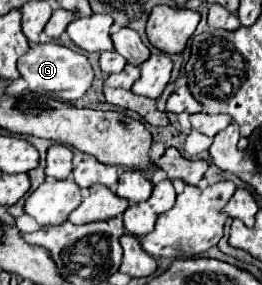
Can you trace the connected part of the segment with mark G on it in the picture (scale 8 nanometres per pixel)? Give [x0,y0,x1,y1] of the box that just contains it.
[17,42,93,102]

